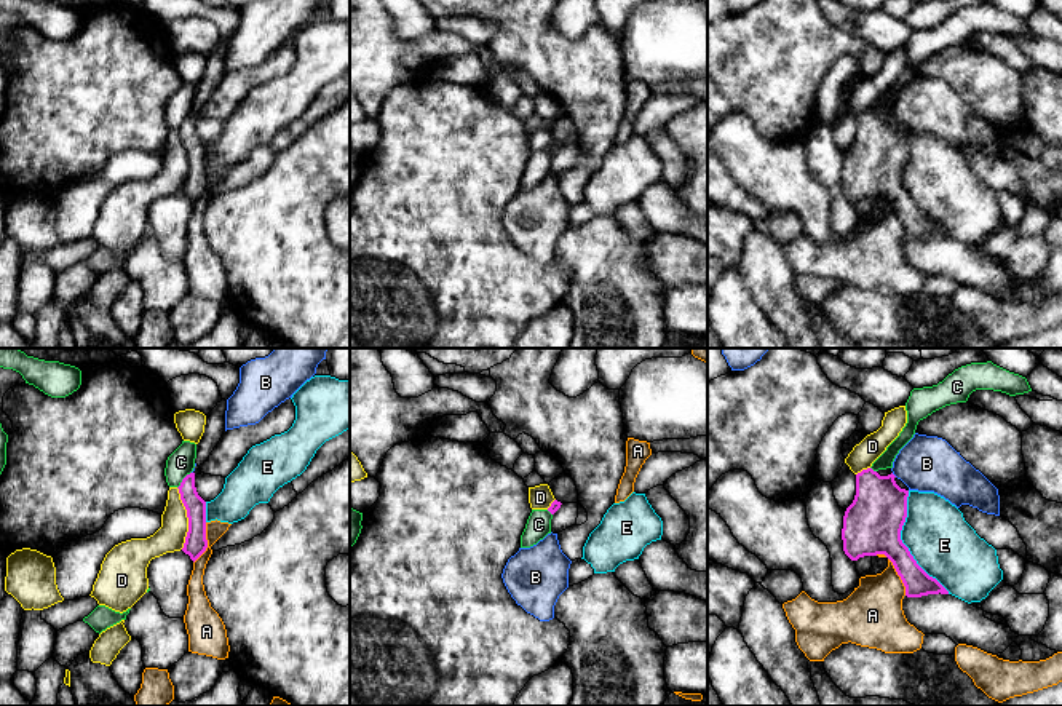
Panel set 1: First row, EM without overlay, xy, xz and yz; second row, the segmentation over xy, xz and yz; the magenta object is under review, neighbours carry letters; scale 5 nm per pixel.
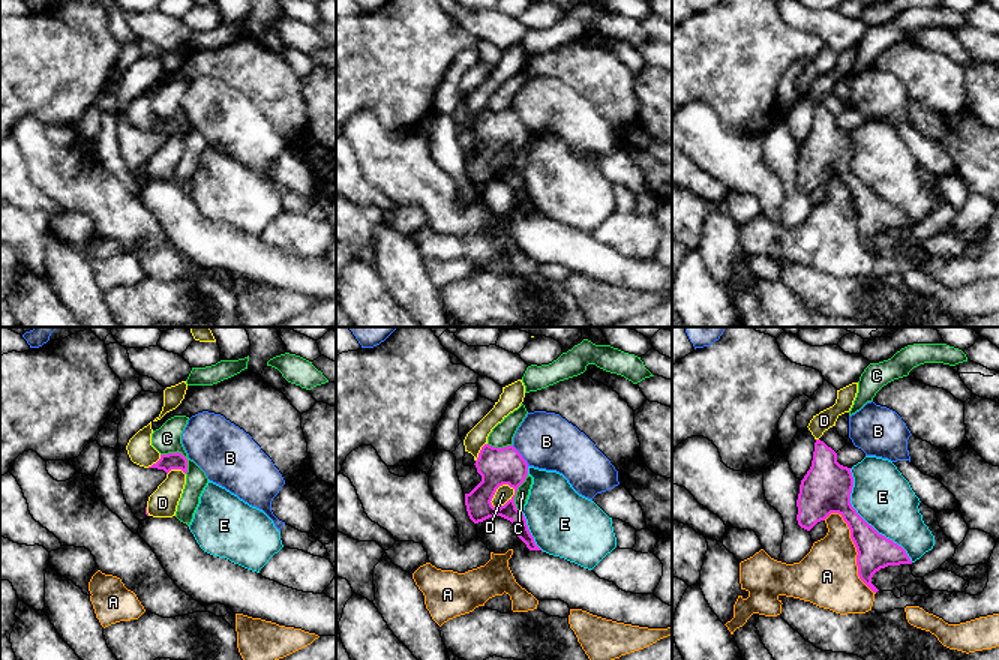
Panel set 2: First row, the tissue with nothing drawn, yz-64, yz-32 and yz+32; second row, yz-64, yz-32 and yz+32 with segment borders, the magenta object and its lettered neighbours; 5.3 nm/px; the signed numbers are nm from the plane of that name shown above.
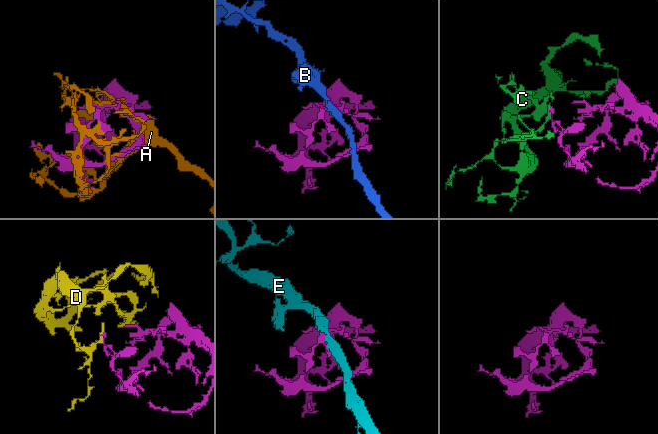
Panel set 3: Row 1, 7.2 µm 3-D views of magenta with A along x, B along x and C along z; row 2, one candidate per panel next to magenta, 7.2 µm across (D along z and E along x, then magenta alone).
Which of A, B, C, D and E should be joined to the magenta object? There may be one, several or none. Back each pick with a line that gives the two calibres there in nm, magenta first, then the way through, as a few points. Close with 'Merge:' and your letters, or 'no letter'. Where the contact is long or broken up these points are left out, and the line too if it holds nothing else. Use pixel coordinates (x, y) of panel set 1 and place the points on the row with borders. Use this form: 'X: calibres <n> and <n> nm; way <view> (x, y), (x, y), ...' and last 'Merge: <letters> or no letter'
Merge: no letter

